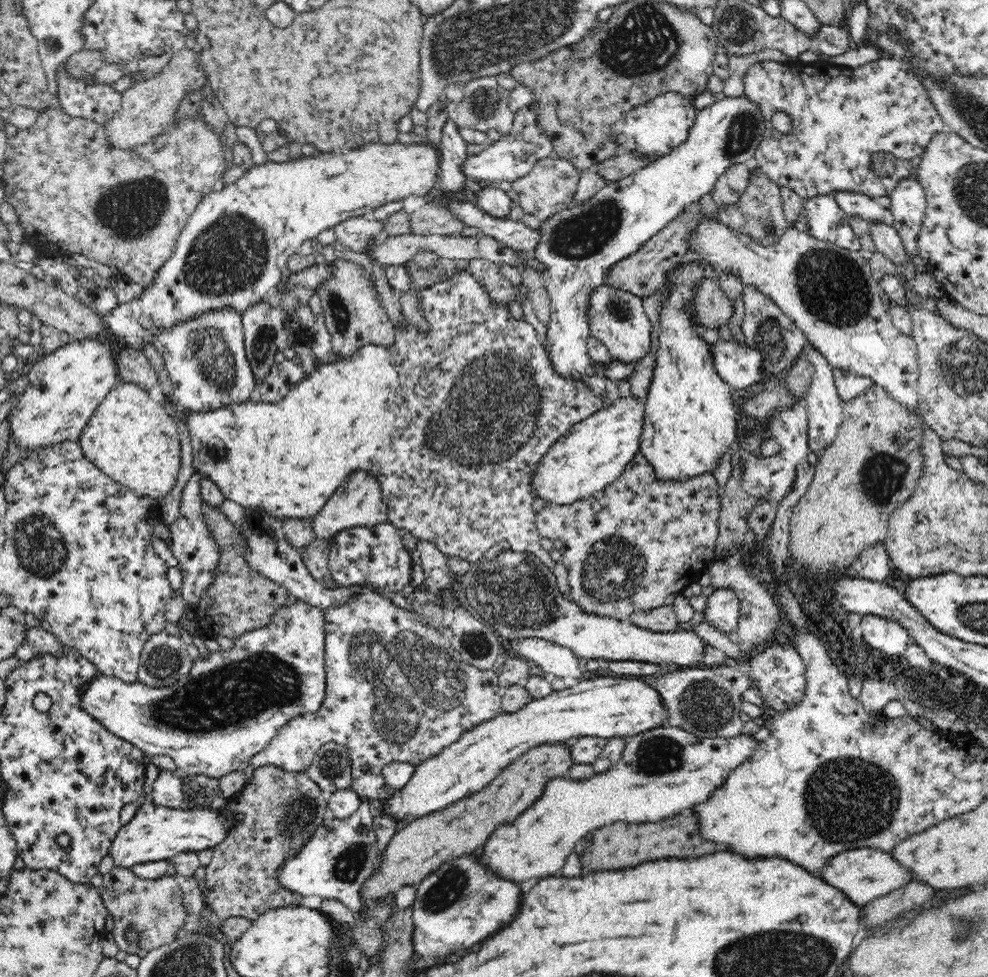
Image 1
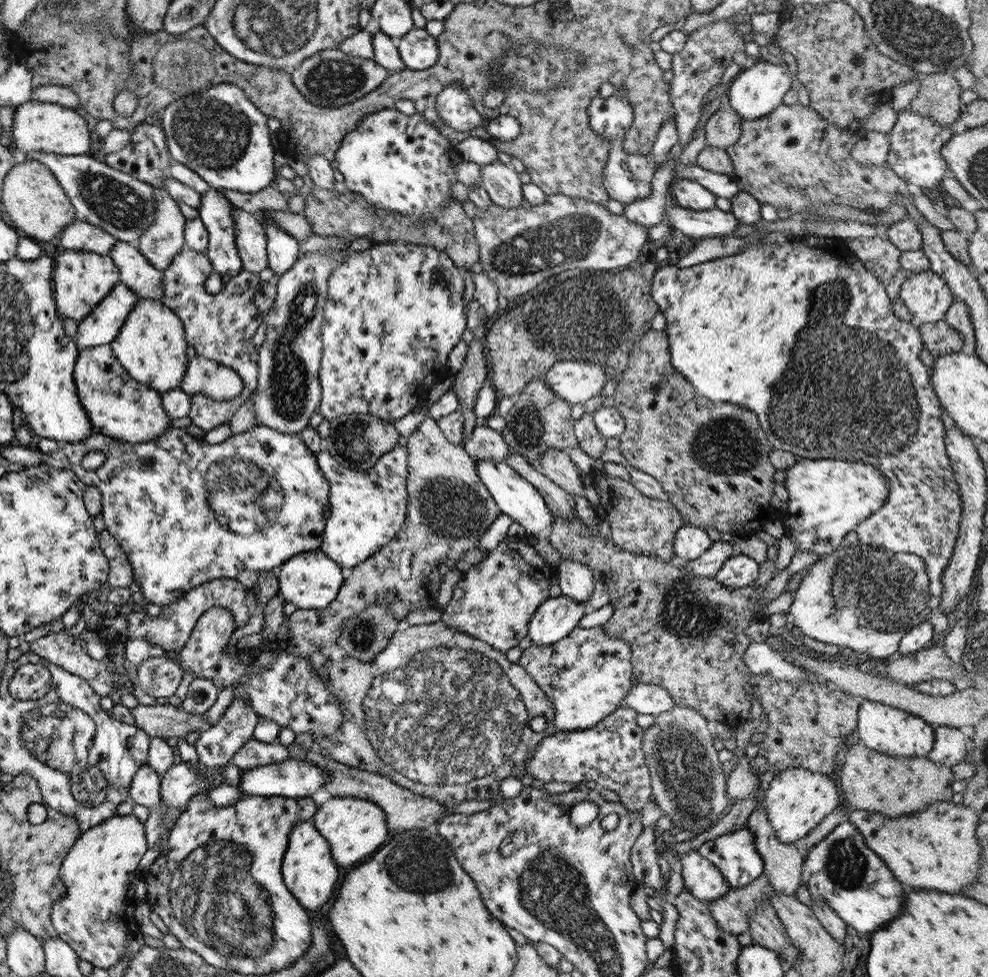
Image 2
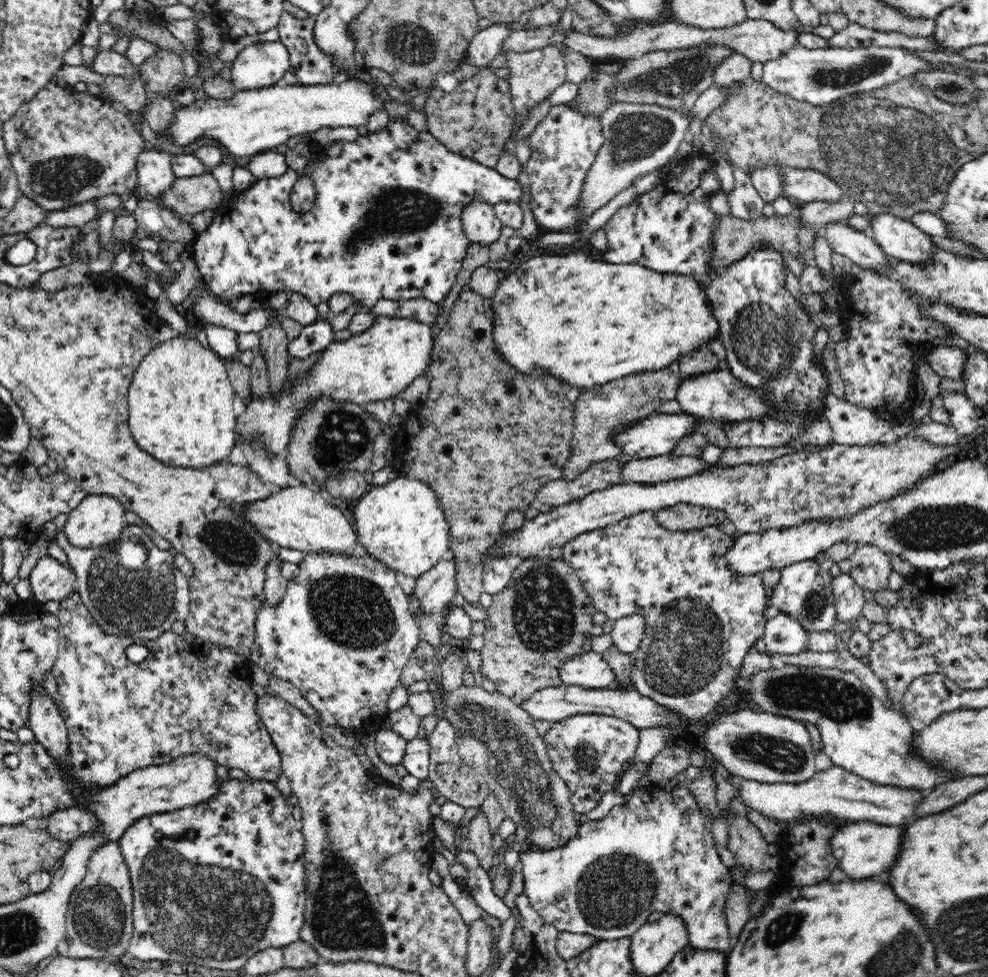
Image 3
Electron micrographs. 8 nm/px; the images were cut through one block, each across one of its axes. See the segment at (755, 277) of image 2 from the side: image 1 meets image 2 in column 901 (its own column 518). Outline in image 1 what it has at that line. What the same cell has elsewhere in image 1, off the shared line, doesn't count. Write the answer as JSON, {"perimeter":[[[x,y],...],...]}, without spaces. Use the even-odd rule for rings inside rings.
{"perimeter":[[[461,271],[457,276],[450,278],[448,281],[440,282],[437,284],[429,284],[424,286],[424,292],[420,294],[422,298],[420,298],[420,309],[422,309],[422,314],[424,318],[428,321],[430,325],[430,331],[426,334],[417,333],[411,327],[407,327],[406,329],[398,329],[397,332],[397,340],[394,347],[380,347],[376,345],[366,346],[364,349],[356,352],[352,357],[341,357],[335,363],[323,363],[323,365],[318,365],[316,370],[304,377],[303,380],[296,384],[288,392],[288,394],[280,400],[280,402],[276,403],[265,403],[258,402],[254,404],[254,402],[250,402],[246,400],[241,404],[234,404],[232,406],[225,407],[224,409],[217,409],[213,412],[206,413],[192,413],[189,412],[188,419],[186,421],[186,426],[188,426],[188,430],[191,434],[191,444],[193,446],[193,469],[194,472],[197,472],[203,479],[209,478],[212,481],[212,484],[215,484],[222,493],[222,496],[225,500],[231,500],[235,502],[238,506],[241,506],[245,512],[249,512],[250,514],[265,514],[266,516],[271,516],[274,520],[278,522],[286,522],[286,520],[310,520],[312,522],[313,518],[316,518],[316,515],[319,514],[320,510],[324,508],[326,502],[328,502],[328,498],[339,489],[342,481],[347,478],[348,475],[352,474],[352,472],[360,470],[370,471],[372,475],[376,475],[378,477],[378,481],[380,481],[380,485],[382,485],[382,494],[385,497],[384,504],[387,506],[387,521],[390,524],[393,524],[397,529],[404,530],[404,532],[408,532],[408,534],[412,534],[415,539],[419,541],[426,541],[430,544],[433,544],[434,547],[444,557],[446,558],[459,558],[465,561],[474,564],[474,562],[480,561],[494,546],[498,544],[498,542],[506,541],[510,547],[512,547],[512,551],[516,553],[525,553],[525,554],[534,554],[540,561],[543,562],[544,566],[547,566],[551,570],[556,566],[557,562],[552,560],[549,552],[542,549],[540,545],[540,533],[537,530],[536,526],[536,514],[537,512],[532,507],[534,504],[534,487],[532,487],[532,474],[534,474],[534,470],[540,466],[540,460],[544,458],[544,454],[548,452],[554,446],[554,442],[558,441],[560,437],[563,437],[564,434],[568,432],[576,423],[582,422],[586,418],[589,418],[592,414],[596,414],[598,410],[601,410],[604,406],[602,396],[595,394],[588,385],[582,382],[576,382],[571,378],[562,378],[559,374],[556,374],[551,367],[551,362],[549,361],[548,355],[546,351],[544,351],[544,346],[540,344],[538,341],[538,336],[534,327],[529,323],[526,323],[524,320],[519,321],[514,319],[509,312],[509,309],[504,309],[500,307],[496,307],[494,303],[492,303],[492,299],[488,299],[488,295],[484,292],[484,287],[480,286],[480,283],[476,281],[467,271]]]}

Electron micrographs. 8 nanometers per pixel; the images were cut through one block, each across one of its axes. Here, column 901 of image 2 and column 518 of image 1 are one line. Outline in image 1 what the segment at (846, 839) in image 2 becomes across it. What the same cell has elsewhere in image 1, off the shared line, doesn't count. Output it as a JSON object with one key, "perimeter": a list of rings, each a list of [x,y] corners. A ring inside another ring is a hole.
{"perimeter":[[[477,853],[460,856],[452,862],[442,864],[434,874],[422,880],[412,904],[413,933],[411,940],[413,952],[416,952],[418,956],[440,956],[440,954],[450,954],[462,948],[470,948],[478,944],[480,940],[488,938],[492,932],[506,926],[516,916],[516,910],[520,904],[518,888],[512,882],[498,880],[492,874],[486,874],[486,870],[480,864]]]}

